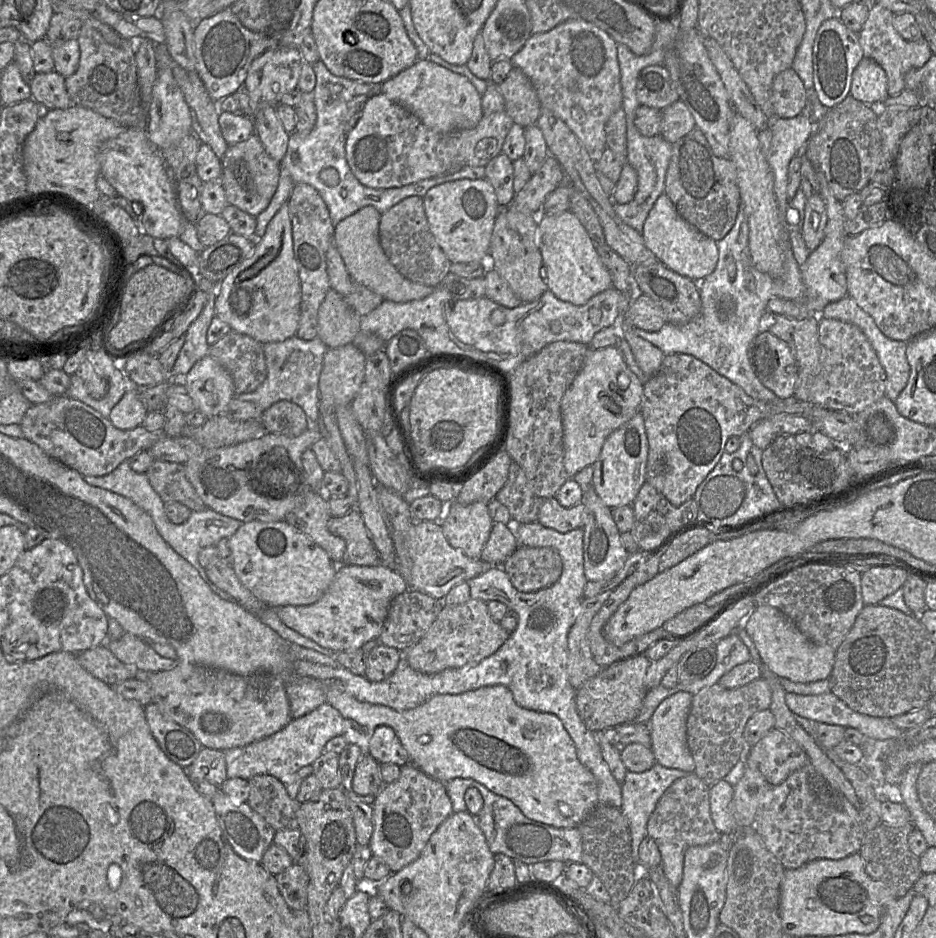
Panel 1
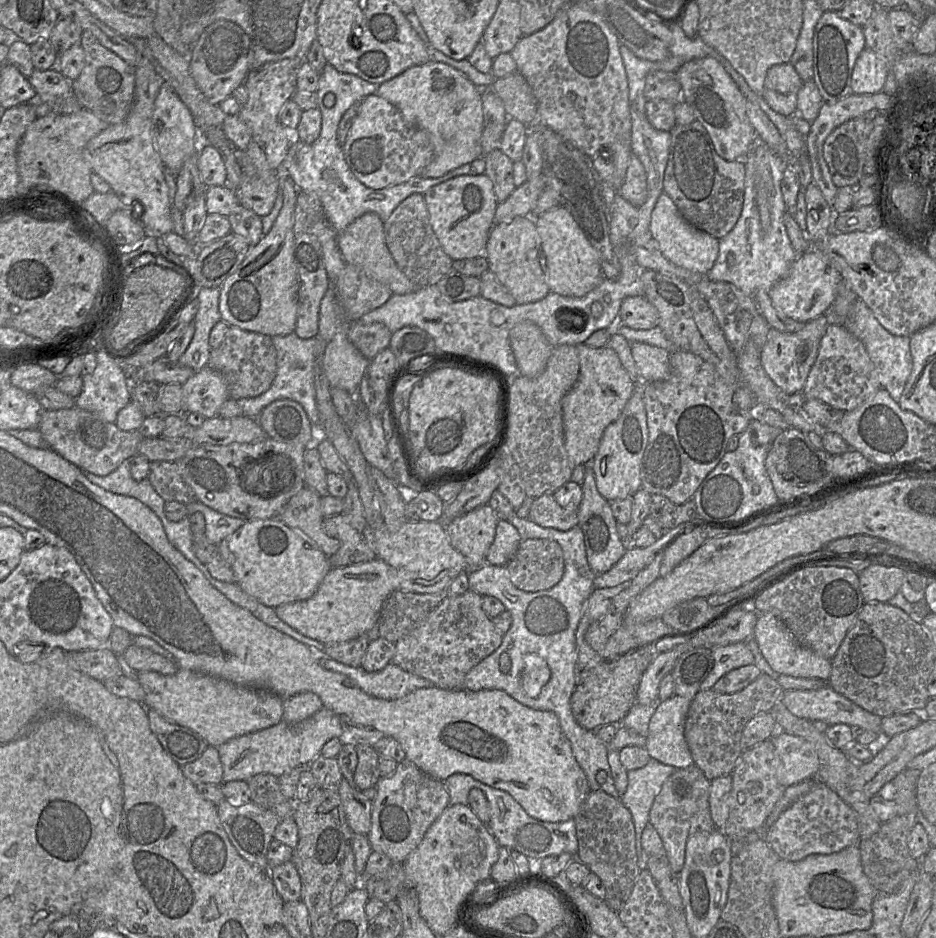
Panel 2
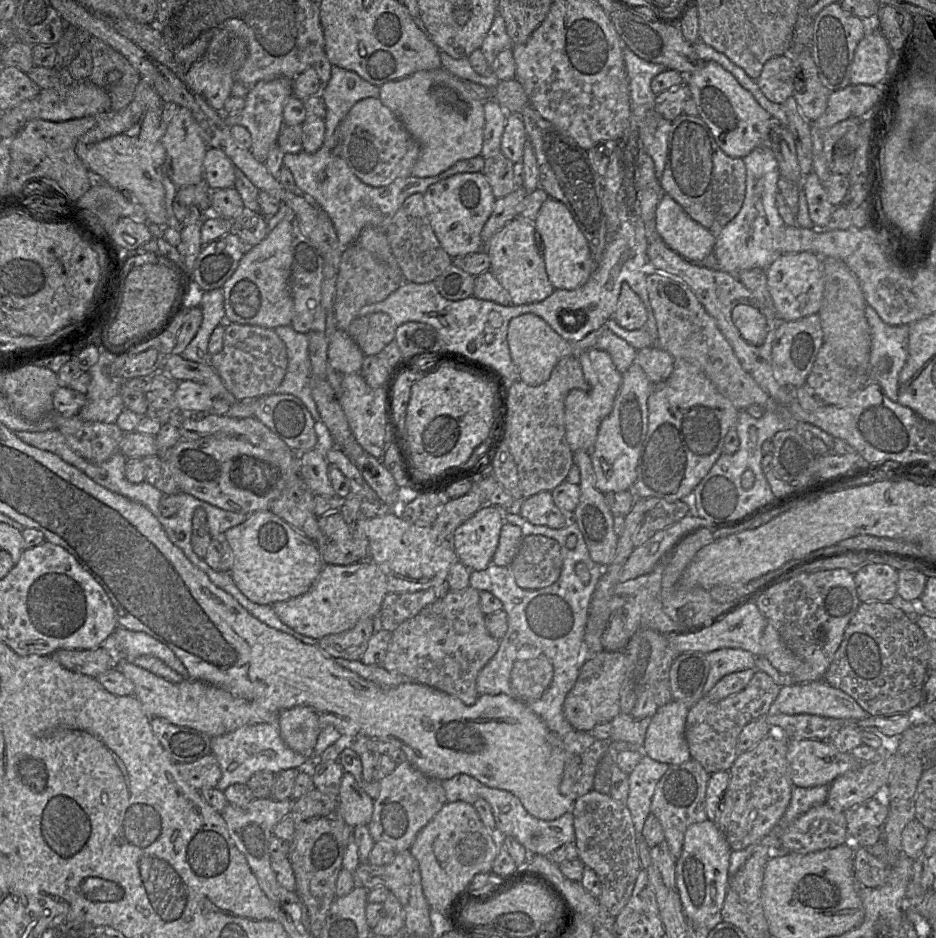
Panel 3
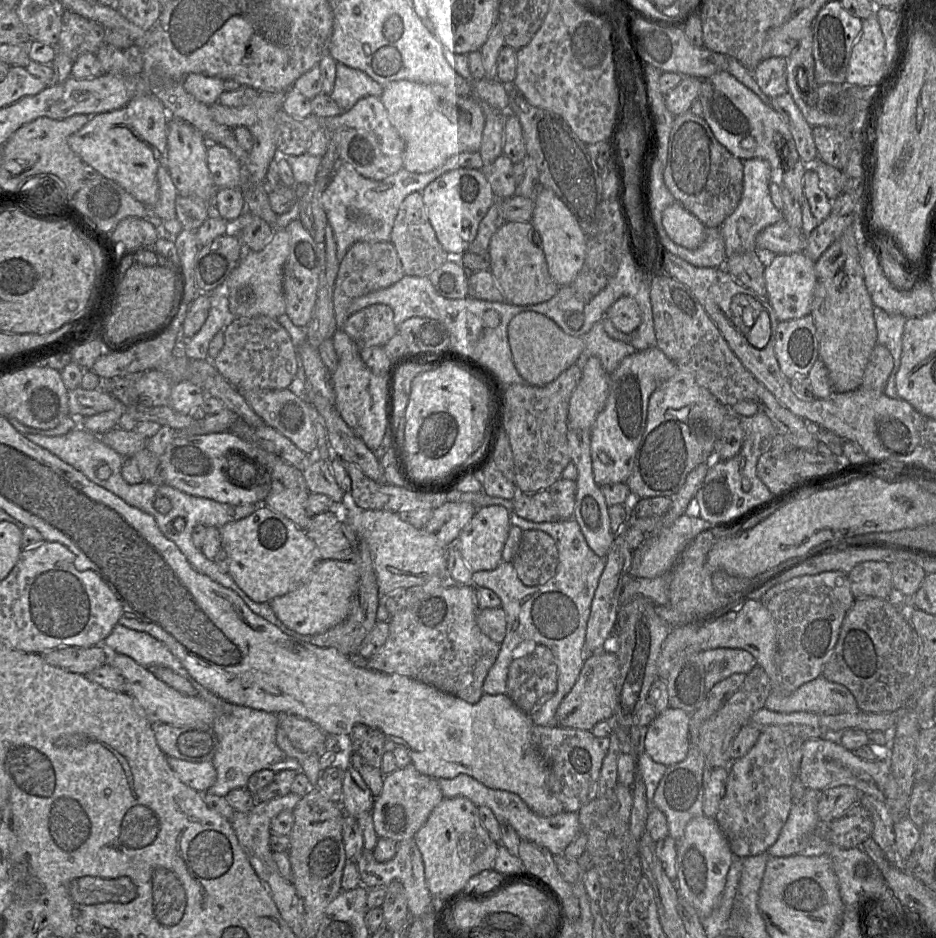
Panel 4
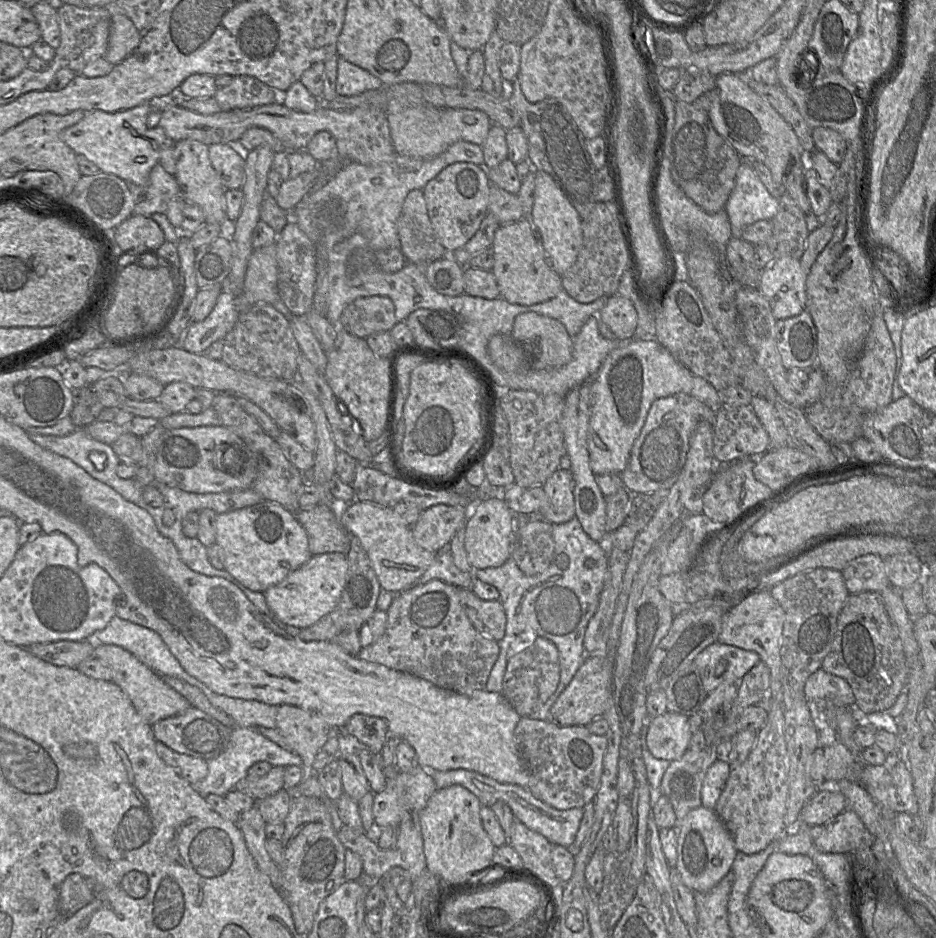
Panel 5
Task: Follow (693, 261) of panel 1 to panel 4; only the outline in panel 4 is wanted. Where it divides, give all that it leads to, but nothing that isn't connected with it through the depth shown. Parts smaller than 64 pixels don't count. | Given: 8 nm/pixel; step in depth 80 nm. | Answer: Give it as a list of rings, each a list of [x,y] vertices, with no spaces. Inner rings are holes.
[[[677,201],[663,211],[662,226],[673,242],[690,250],[706,237],[706,227]]]

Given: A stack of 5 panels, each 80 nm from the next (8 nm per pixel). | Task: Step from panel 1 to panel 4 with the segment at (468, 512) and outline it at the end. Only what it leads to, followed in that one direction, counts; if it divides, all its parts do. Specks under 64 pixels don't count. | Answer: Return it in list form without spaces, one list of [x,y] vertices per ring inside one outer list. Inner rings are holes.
[[[502,505],[477,508],[470,521],[461,530],[457,547],[472,572],[489,571],[502,562],[502,552],[511,527],[510,511]]]

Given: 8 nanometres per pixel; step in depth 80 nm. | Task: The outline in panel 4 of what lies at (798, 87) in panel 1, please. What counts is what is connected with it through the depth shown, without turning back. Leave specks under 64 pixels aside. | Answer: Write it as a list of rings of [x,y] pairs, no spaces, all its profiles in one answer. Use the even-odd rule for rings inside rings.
[[[785,57],[763,59],[753,71],[753,77],[763,93],[770,98],[788,92]]]

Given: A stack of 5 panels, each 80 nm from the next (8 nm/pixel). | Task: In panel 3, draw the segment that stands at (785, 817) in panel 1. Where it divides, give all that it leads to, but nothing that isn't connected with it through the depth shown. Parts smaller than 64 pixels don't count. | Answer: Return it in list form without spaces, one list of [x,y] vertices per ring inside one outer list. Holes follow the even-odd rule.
[[[827,803],[812,807],[783,831],[780,840],[782,848],[800,854],[835,848],[848,840],[845,814]]]

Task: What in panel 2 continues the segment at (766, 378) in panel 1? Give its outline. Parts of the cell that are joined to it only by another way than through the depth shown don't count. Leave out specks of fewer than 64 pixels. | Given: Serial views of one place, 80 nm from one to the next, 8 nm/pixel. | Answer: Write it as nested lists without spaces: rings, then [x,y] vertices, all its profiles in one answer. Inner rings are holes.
[[[820,315],[804,324],[804,327],[795,333],[784,333],[770,328],[767,340],[760,350],[761,365],[773,381],[785,394],[801,393],[807,376],[813,366],[823,338],[828,327],[827,317]]]

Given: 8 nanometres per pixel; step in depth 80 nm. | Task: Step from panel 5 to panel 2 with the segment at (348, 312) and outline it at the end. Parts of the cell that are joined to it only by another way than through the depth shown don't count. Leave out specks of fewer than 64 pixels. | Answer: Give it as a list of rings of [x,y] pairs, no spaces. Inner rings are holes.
[[[356,321],[350,323],[347,336],[368,360],[372,360],[389,346],[392,333],[383,323],[363,324]]]

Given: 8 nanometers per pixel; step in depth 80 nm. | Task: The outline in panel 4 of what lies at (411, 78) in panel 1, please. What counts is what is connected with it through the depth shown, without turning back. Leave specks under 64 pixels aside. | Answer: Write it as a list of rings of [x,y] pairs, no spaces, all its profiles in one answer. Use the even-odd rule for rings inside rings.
[[[398,80],[383,86],[380,99],[390,123],[404,141],[403,167],[406,170],[427,173],[453,155],[479,152],[485,115],[473,97],[461,96],[440,84]]]

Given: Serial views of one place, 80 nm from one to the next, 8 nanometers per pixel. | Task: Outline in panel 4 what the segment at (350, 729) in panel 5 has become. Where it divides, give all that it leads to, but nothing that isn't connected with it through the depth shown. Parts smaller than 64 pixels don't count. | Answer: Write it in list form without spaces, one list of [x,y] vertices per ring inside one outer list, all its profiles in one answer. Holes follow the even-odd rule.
[[[356,724],[349,736],[353,751],[358,753],[368,765],[379,768],[385,752],[385,735],[380,730],[365,724]]]

